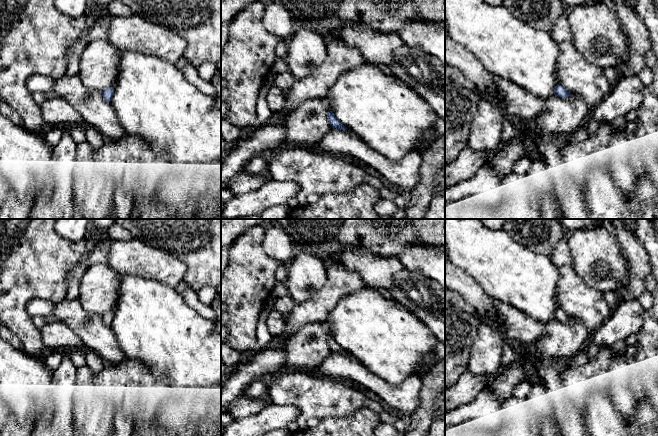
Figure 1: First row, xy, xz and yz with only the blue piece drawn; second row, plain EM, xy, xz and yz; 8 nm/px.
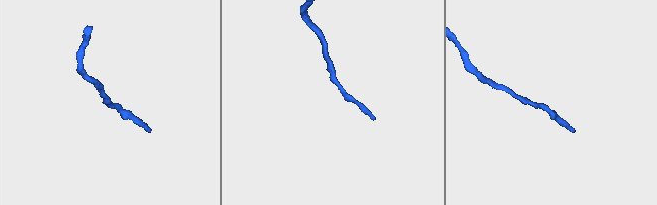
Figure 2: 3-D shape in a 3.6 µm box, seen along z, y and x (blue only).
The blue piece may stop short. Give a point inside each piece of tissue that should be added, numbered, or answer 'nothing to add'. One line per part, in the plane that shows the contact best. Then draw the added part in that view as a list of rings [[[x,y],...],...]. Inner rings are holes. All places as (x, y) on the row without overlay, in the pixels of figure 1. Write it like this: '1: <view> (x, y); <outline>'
nothing to add

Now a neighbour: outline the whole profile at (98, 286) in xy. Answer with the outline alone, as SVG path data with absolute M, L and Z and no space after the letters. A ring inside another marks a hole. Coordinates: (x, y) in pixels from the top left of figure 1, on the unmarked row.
M106 264L88 267L80 279L79 297L84 310L103 315L113 311L117 301L120 274Z

